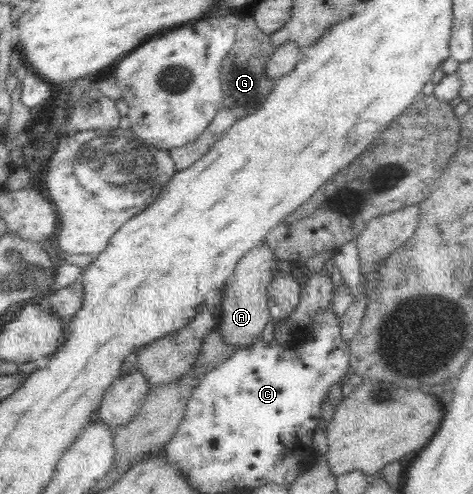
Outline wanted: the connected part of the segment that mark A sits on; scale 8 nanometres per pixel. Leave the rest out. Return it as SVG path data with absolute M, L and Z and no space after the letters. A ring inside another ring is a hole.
M261 243L253 247L237 262L233 277L227 281L227 287L221 292L220 323L217 328L223 340L232 347L251 346L262 339L261 333L270 318L267 290L276 272L273 268L276 261L273 248L269 247L269 244Z

